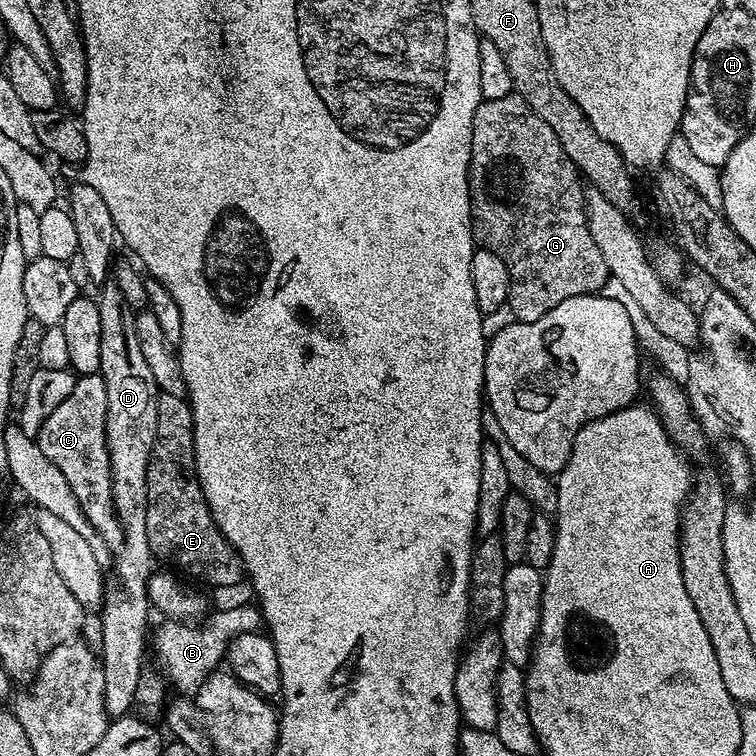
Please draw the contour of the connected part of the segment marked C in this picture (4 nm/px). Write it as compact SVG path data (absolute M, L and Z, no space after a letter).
M100 375L77 379L70 398L54 409L40 427L38 443L42 454L58 466L62 478L70 486L86 522L102 537L109 549L115 550L124 541L124 527L112 505L112 463L106 442L106 382Z

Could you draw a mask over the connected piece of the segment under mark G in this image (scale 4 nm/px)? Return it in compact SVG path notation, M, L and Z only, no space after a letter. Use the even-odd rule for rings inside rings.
M513 94L506 98L481 99L478 110L472 119L472 157L468 163L468 193L472 199L472 231L475 243L479 247L488 248L494 254L498 254L498 258L502 258L502 262L506 262L506 270L510 270L510 294L507 303L514 312L515 323L538 322L538 318L542 318L542 314L554 310L554 306L558 306L558 302L566 302L566 298L590 296L605 291L604 283L609 283L610 277L606 261L602 258L597 243L594 242L586 218L585 187L586 184L580 171L574 166L574 162L570 162L566 150L562 150L562 142L558 142L558 134L554 134L554 130L550 130L550 126L546 126L546 122L542 122L542 118L538 118L538 114L534 114L532 107L523 98Z

